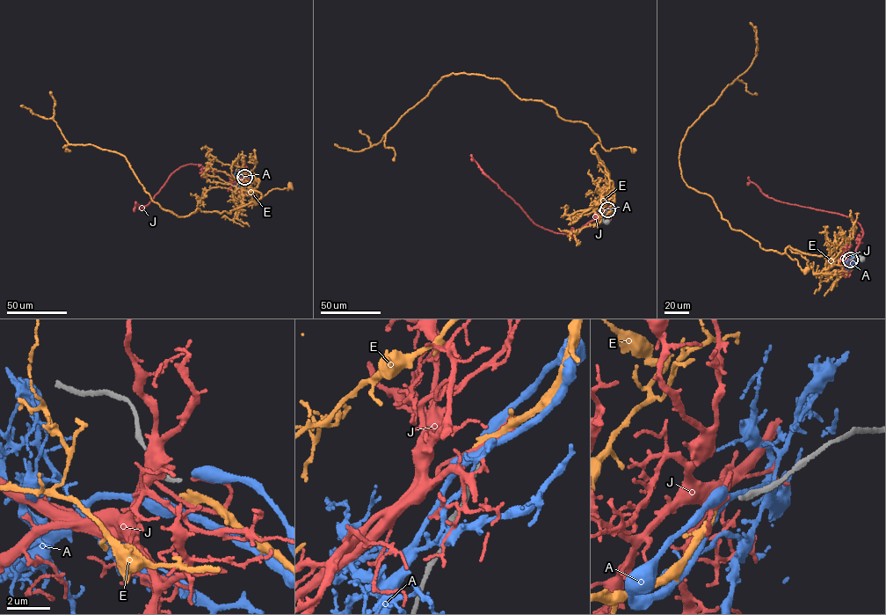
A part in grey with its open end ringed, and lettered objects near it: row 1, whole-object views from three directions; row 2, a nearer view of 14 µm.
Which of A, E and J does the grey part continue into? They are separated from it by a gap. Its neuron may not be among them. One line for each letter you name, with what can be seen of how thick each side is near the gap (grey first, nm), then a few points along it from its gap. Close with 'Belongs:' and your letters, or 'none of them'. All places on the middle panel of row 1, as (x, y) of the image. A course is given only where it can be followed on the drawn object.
J: Thickness 190 nm (grey) against 140 nm. Its course: (607, 208), (571, 233), (562, 234), (545, 229), (533, 223), (487, 176), (471, 155)
Belongs: J

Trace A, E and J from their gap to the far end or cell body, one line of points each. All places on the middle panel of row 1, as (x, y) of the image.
A: (607, 208), (613, 203), (602, 216), (605, 221)
E: (606, 208), (613, 199), (608, 172), (592, 149), (599, 142), (606, 150), (629, 147), (633, 150)
J: (607, 208), (571, 233), (562, 234), (545, 229), (533, 223), (487, 176), (471, 155)

